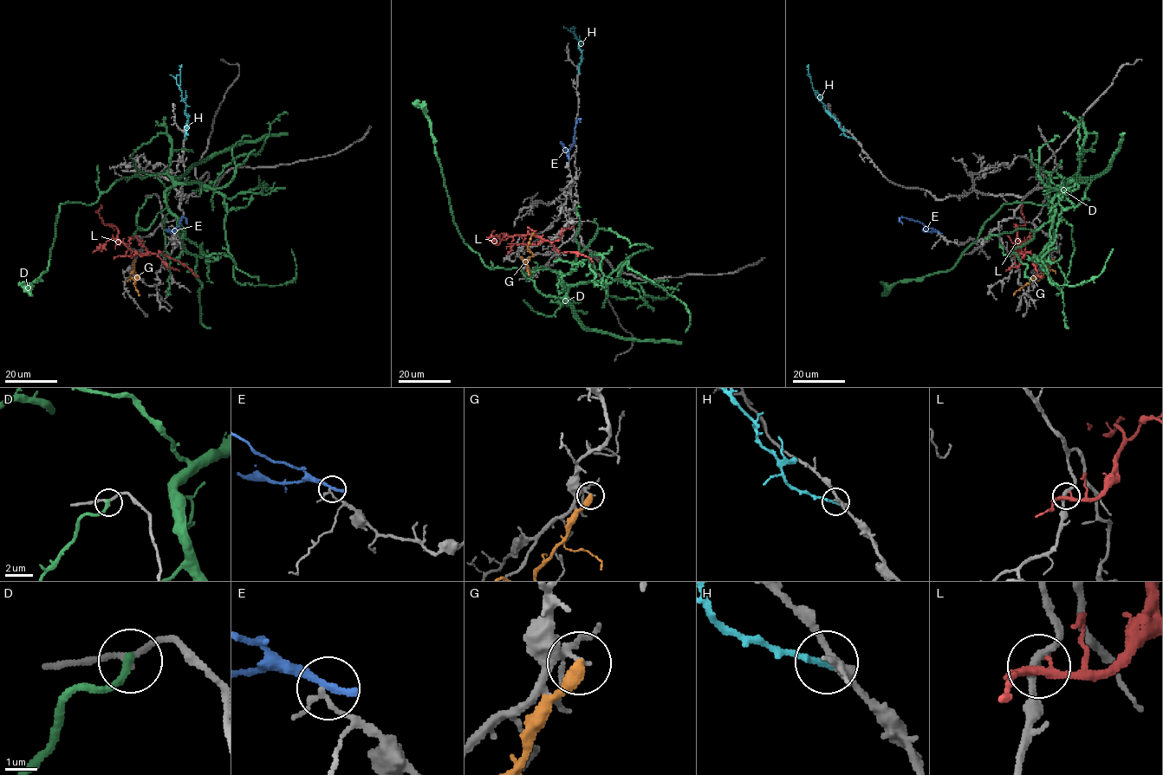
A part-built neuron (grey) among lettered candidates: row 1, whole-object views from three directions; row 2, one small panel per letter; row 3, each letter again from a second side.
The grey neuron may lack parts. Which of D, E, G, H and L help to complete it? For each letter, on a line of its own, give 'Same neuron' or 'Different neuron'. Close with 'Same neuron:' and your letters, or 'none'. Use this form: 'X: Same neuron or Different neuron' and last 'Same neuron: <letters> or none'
D: Different neuron
E: Different neuron
G: Different neuron
H: Same neuron
L: Different neuron
Same neuron: H

